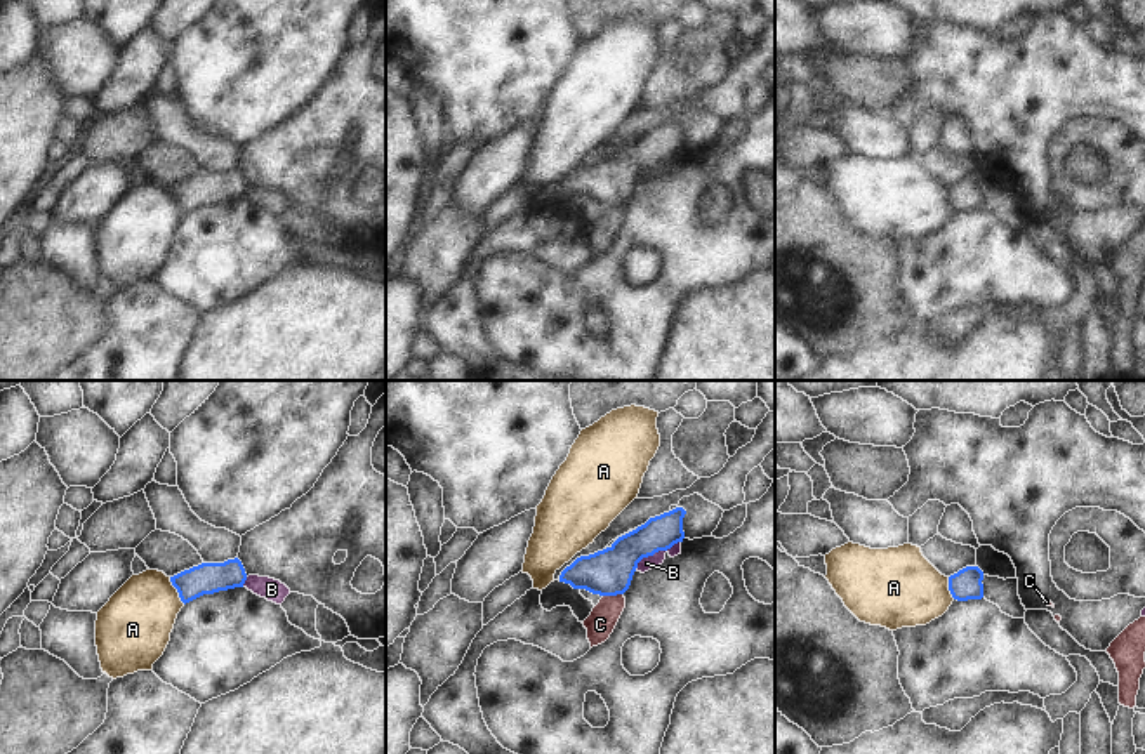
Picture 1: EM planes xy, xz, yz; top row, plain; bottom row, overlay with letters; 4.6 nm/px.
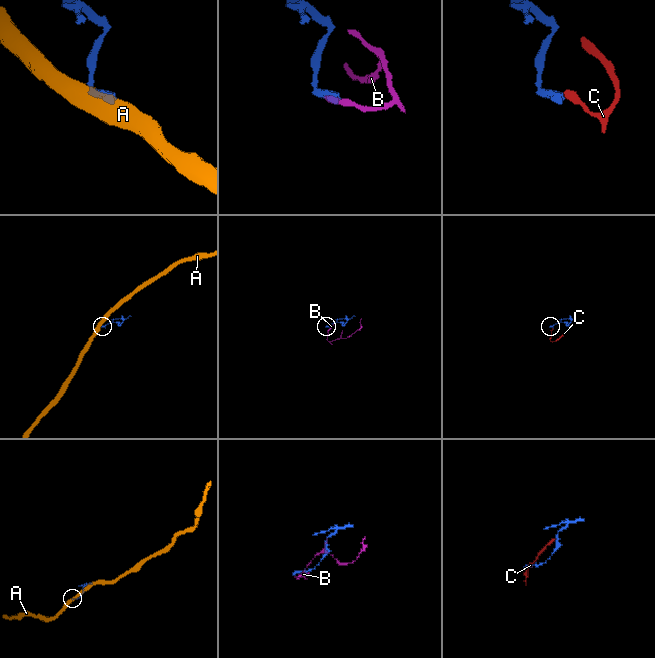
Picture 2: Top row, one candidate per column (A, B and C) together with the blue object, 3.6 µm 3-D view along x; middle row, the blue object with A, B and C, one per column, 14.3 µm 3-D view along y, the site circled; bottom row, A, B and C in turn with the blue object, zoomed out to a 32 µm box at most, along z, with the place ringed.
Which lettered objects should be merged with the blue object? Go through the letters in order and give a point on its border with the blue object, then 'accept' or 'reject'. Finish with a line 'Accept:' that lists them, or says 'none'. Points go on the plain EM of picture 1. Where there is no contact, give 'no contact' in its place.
A: xy (178, 202) | reject
B: xz (655, 162) | reject
C: xz (612, 205) | reject
Accept: none

